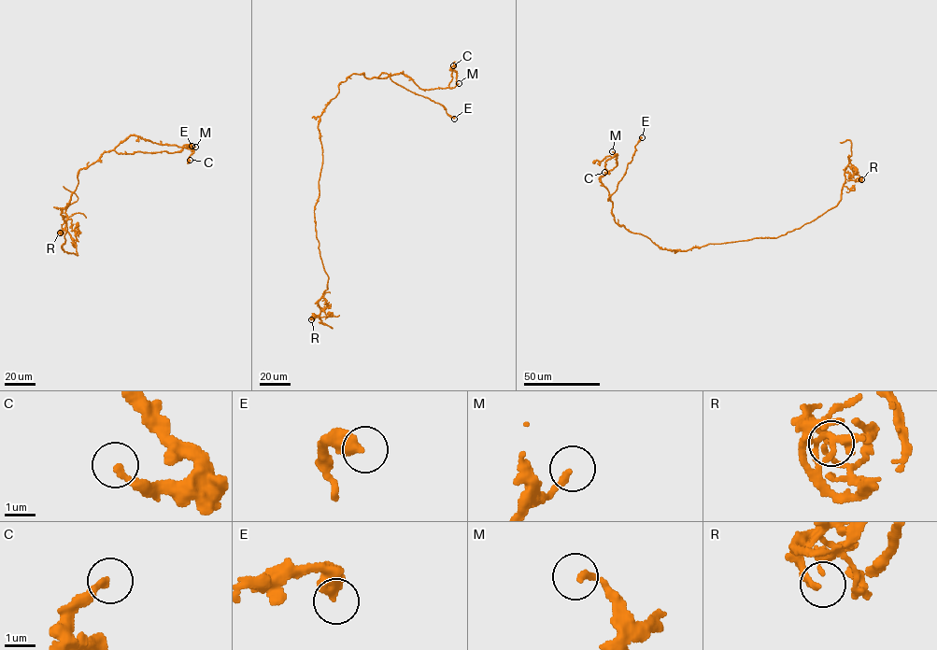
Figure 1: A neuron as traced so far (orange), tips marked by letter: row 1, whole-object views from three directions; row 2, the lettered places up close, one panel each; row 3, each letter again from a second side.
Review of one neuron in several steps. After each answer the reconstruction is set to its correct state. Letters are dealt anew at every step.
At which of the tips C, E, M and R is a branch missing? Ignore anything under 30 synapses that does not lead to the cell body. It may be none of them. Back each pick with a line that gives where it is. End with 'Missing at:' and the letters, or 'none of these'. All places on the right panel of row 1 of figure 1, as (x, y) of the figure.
Missing at: none of these

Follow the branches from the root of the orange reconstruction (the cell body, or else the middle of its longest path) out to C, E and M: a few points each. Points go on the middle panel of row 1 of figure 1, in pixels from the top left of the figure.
C: (320, 141), (319, 116), (352, 74), (403, 73), (421, 89), (454, 88), (453, 65)
E: (320, 141), (319, 116), (338, 83), (353, 74), (386, 73), (454, 119)
M: (320, 141), (319, 116), (338, 92), (338, 83), (352, 74), (381, 78), (403, 73), (426, 90), (459, 83)

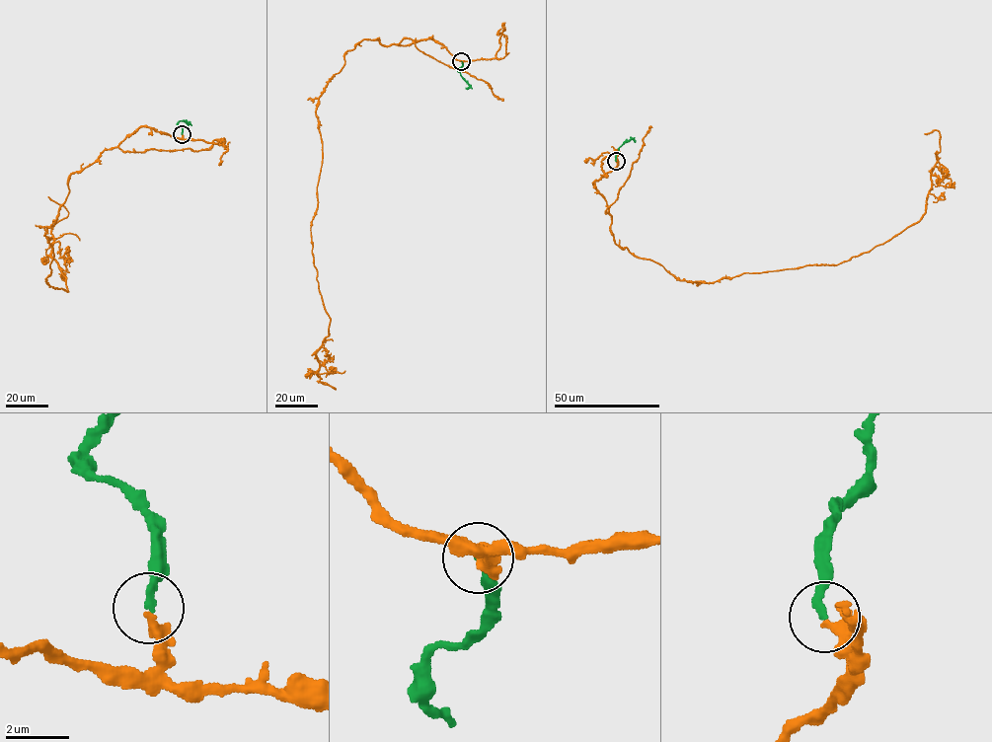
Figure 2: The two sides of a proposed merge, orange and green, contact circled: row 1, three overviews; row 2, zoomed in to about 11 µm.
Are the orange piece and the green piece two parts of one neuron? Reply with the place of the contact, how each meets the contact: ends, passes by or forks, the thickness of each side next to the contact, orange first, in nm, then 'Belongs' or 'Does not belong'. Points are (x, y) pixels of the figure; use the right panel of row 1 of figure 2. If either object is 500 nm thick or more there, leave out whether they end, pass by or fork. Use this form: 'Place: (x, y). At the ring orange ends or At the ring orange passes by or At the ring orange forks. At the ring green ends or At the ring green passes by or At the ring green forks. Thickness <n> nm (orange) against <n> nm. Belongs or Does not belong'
Place: (616, 161). At the ring orange ends. At the ring green ends. Thickness 300 nm (orange) against 240 nm. Belongs

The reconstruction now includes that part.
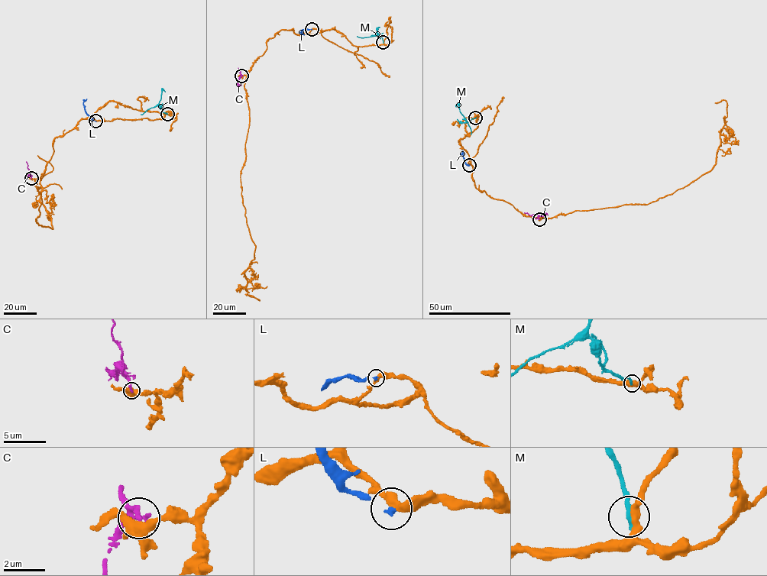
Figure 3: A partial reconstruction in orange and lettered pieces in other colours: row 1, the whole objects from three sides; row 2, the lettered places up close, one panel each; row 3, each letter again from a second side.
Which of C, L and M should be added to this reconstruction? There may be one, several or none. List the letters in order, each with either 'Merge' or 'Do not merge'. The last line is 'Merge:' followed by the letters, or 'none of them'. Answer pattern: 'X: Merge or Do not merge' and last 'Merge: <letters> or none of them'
C: Do not merge
L: Do not merge
M: Do not merge
Merge: none of them

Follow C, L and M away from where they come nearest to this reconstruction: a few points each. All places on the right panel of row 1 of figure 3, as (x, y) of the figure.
C: (539, 219), (524, 212)
L: (469, 165), (464, 160), (462, 150)
M: (475, 118), (467, 121), (458, 105), (456, 106)

